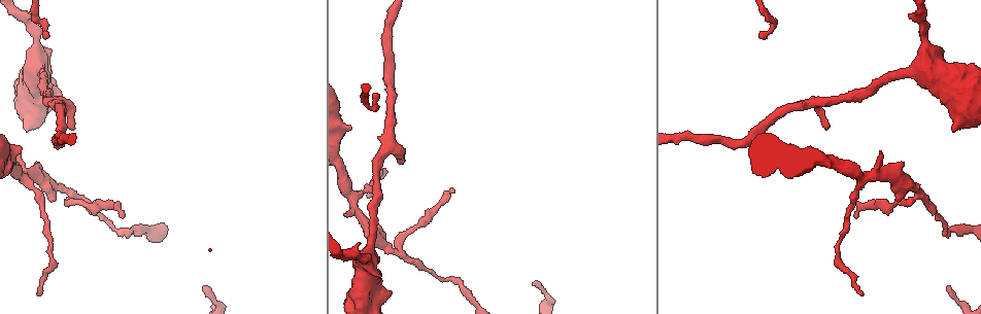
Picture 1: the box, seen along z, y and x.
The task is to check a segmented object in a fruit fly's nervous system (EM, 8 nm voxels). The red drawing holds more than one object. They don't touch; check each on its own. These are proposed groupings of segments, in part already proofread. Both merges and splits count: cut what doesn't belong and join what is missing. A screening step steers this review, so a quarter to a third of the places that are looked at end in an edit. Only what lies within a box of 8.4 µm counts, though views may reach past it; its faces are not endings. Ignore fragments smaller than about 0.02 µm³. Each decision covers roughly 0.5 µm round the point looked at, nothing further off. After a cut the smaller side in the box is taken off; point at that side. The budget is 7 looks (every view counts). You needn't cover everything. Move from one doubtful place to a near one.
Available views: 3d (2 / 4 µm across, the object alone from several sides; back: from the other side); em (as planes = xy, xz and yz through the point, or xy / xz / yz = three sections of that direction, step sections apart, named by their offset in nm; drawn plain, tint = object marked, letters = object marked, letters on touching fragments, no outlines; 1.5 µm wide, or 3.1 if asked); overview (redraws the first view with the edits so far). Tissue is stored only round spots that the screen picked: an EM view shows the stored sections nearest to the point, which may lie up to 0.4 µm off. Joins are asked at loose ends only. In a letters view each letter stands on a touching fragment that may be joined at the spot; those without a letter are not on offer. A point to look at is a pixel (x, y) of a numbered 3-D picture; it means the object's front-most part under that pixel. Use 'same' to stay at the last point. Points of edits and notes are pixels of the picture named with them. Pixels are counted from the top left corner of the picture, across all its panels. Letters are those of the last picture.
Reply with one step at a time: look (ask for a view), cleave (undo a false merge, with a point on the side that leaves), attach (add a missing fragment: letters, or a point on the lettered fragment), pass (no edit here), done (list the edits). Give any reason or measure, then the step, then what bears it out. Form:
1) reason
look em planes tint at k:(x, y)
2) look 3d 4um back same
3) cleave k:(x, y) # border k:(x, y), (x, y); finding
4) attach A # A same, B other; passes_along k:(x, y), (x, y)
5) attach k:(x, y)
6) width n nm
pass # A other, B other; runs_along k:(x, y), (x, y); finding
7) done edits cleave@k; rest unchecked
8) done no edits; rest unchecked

arms part here
look em planes letters at 1:(918, 193)

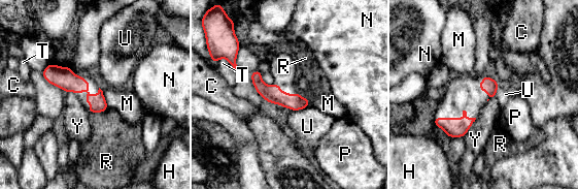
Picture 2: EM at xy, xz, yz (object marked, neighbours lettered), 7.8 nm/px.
pass # C other, H other, M other, N other, P other, R other, T other, U other, Y other; all the same neuron

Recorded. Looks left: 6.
thin end
look 3d 2um at 1:(454, 190)

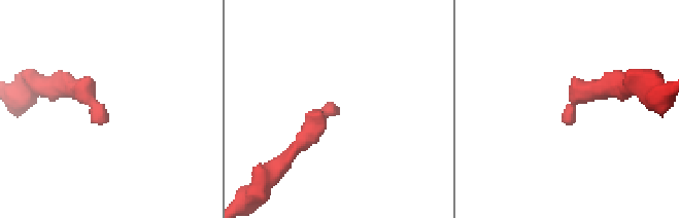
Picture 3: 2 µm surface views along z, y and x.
look em yz step 4 plain at 3:(333, 106)

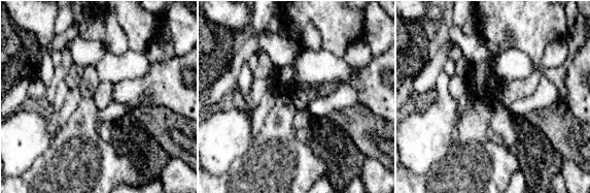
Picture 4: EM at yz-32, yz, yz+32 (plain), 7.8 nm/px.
see the neighbours
look em yz step 4 letters same

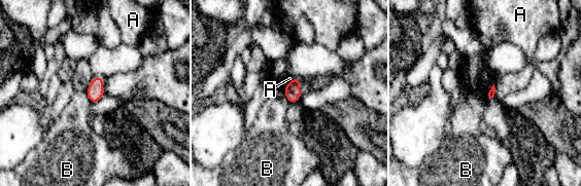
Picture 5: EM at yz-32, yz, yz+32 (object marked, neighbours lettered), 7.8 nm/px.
longest_contact A 140 nm
pass # A other, B other; border 5:(493, 83), (488, 90), (486, 99); no lettered fragment goes on from it

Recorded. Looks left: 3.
free end
look 3d 2um at 1:(36, 292)

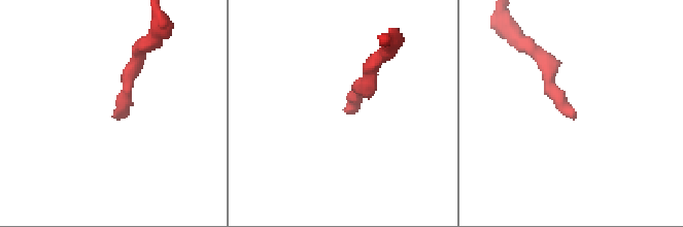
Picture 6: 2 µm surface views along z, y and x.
look em xz step 4 letters at 6:(116, 114)

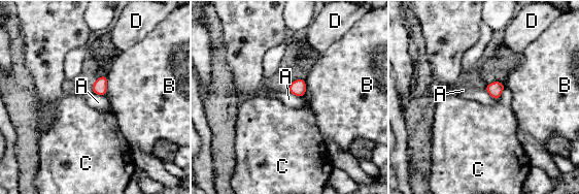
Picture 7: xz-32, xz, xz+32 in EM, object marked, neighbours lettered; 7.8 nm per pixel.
look em planes letters same

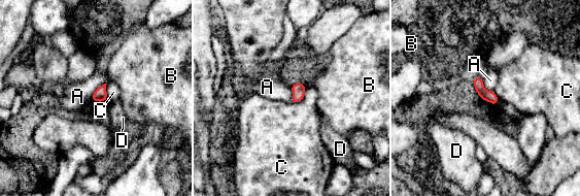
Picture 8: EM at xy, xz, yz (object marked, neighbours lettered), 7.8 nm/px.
pass # A other, B other, C other, D other; border 8:(106, 83), (96, 89), (90, 100); no lettered fragment goes on from it

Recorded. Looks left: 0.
done no edits; rest unchecked

